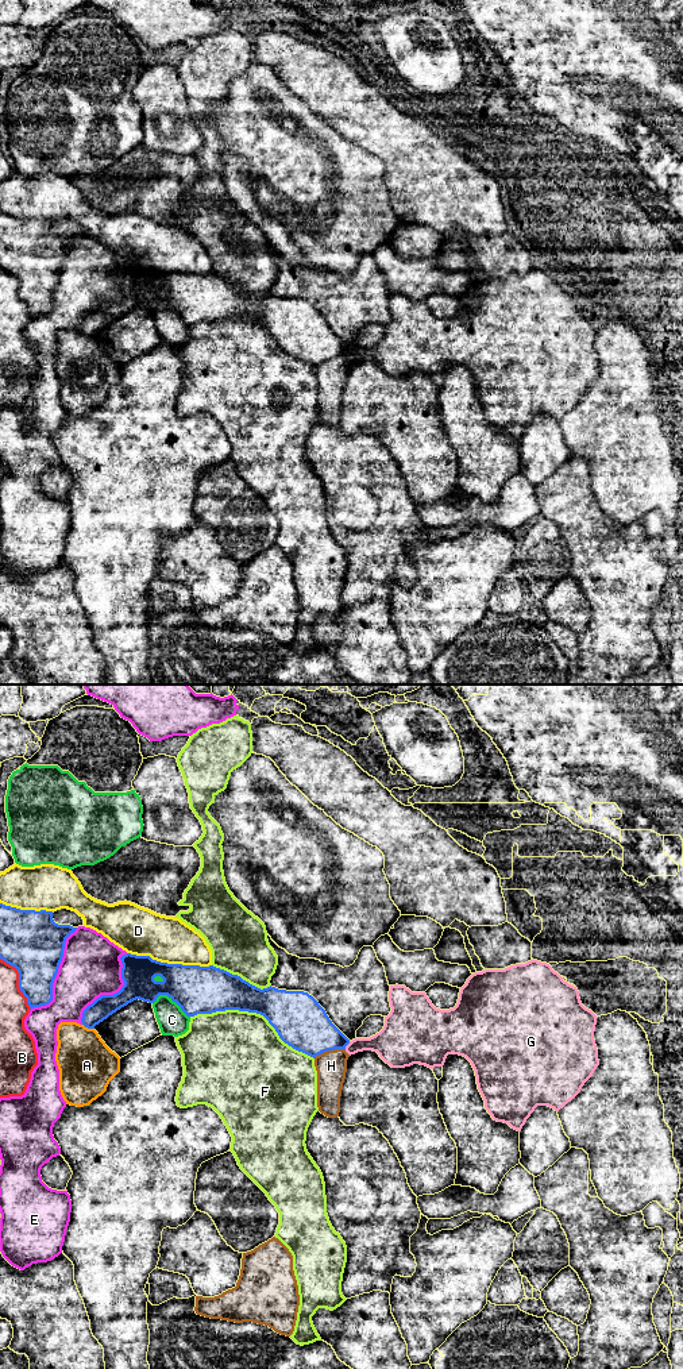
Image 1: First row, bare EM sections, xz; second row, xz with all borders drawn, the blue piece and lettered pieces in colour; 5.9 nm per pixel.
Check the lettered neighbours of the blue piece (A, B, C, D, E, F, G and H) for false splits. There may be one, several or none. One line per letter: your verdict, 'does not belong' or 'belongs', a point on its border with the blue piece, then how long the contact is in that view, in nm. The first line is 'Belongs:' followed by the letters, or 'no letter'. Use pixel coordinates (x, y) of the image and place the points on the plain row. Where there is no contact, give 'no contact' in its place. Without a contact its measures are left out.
Belongs: no letter
A: does not belong; meets blue in xz at (88, 336); contact 80 nm long
B: does not belong; meets blue in xz at (19, 290); contact 360 nm long
C: does not belong; meets blue in xz at (172, 308); contact 240 nm long
D: does not belong; meets blue in xz at (169, 273); contact 500 nm long
E: does not belong; meets blue in xz at (57, 281); contact 550 nm long
F: does not belong; meets blue in xz at (254, 320); contact 800 nm long
G: does not belong; meets blue in xz at (347, 353); contact 60 nm long
H: does not belong; meets blue in xz at (328, 358); contact 200 nm long

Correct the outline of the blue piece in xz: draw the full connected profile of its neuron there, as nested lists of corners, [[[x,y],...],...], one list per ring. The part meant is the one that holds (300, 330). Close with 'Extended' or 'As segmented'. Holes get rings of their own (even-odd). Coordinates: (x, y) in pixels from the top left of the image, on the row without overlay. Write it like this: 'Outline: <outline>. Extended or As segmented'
Outline: [[[131,262],[120,269],[124,294],[84,319],[81,331],[88,338],[136,308],[154,312],[159,304],[167,304],[188,325],[225,319],[261,323],[285,352],[313,367],[350,352],[308,301],[271,294],[261,298],[213,274],[167,273]]]. As segmented

